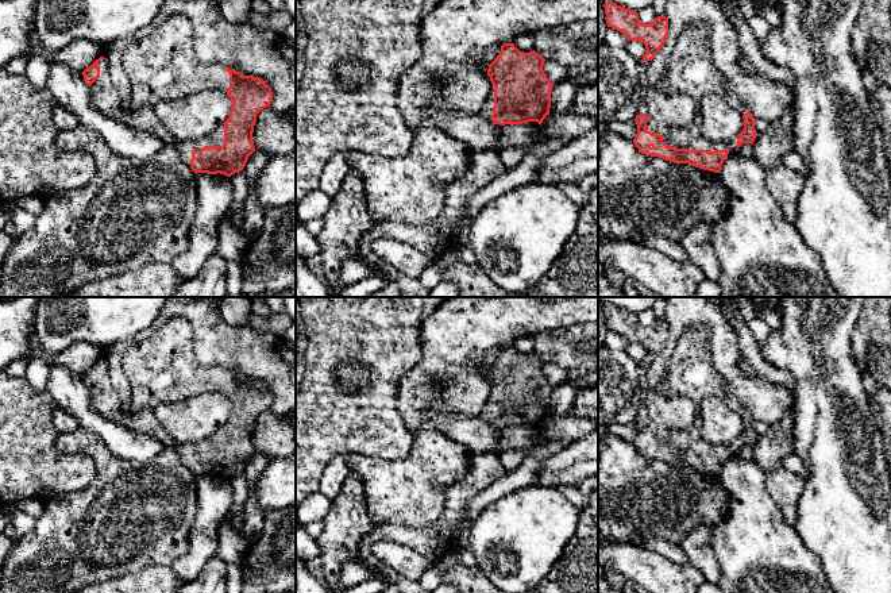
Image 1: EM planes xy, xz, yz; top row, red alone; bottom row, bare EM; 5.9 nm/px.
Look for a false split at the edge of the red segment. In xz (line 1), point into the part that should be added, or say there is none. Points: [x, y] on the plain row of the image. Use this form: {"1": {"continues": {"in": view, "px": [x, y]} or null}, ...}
{"1": {"continues": {"in": "xz", "px": [486, 414]}}}

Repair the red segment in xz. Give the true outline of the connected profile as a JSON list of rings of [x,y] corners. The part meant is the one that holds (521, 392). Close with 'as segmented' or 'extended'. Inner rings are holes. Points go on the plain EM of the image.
[[[504,346],[489,367],[489,401],[479,417],[500,428],[537,424],[540,428],[551,411],[554,386],[543,373],[545,362],[535,353],[520,354]]] | extended

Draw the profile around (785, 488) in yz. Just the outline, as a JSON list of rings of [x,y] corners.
[[[783,466],[772,471],[765,471],[765,489],[782,511],[786,521],[792,527],[798,521],[798,500],[805,484],[805,477],[791,473]]]

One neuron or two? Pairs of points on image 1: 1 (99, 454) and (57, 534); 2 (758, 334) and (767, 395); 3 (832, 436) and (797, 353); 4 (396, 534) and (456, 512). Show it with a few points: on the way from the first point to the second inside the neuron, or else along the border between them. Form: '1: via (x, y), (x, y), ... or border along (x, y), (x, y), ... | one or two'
1: via (103, 474), (103, 484), (77, 513) | one
2: border along (755, 377), (782, 385), (791, 399) | two
3: via (832, 416), (829, 396), (816, 382), (816, 373) | one
4: via (411, 536), (431, 536), (442, 527) | one

